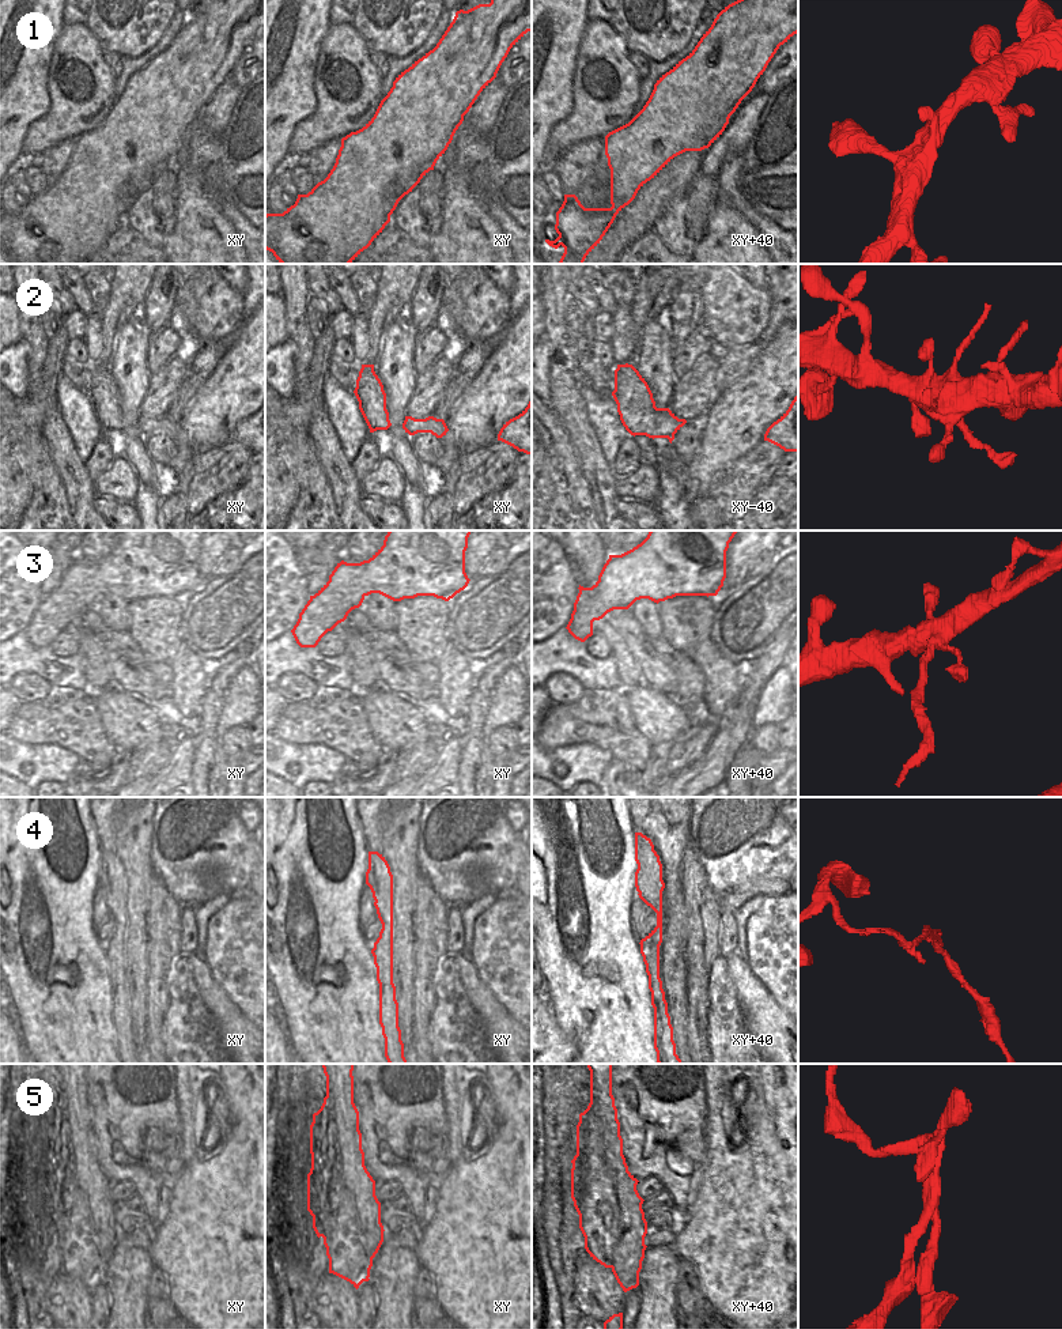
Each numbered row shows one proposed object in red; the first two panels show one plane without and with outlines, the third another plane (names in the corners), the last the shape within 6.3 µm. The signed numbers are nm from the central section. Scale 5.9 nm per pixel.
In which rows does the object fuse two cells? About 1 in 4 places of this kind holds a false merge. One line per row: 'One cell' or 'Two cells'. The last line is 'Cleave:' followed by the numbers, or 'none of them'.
1: One cell
2: One cell
3: Two cells
4: Two cells
5: Two cells
Cleave: 3, 4, 5.

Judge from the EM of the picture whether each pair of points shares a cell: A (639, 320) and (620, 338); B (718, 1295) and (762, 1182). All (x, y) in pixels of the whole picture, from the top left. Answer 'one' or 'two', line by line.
A: two
B: one

